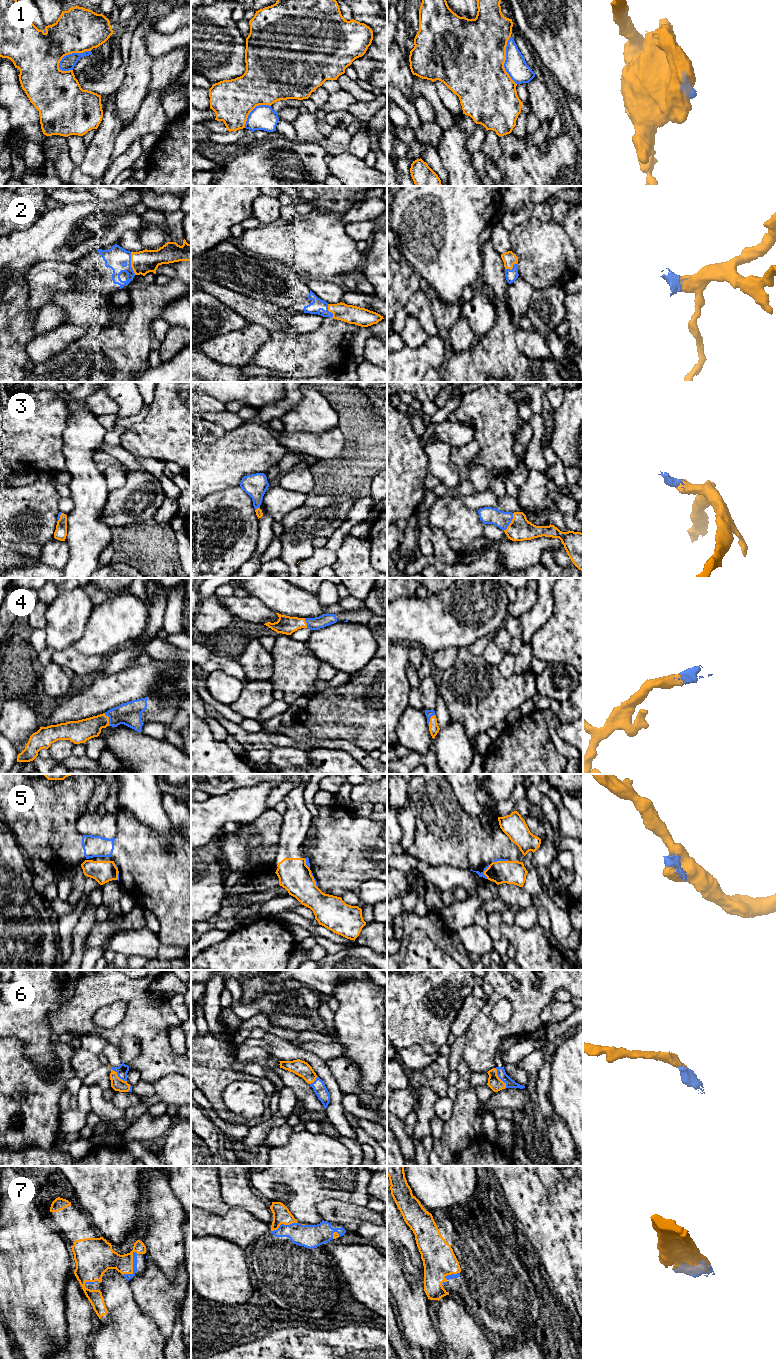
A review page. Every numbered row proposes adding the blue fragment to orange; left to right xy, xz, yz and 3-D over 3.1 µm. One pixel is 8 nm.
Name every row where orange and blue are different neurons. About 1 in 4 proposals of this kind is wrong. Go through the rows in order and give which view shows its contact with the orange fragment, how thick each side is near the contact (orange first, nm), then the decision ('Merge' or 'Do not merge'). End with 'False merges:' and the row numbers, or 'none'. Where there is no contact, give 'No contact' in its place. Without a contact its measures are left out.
1: Touches orange in xy. Thickness 360 nm (orange) against 120 nm. Do not merge
2: Touches orange in xy. Thickness 190 nm (orange) against 170 nm. Merge
3: Touches orange in yz. Thickness 190 nm (orange) against 140 nm. Merge
4: Touches orange in xy. Thickness 180 nm (orange) against 190 nm. Merge
5: Touches orange in yz. Thickness 190 nm (orange) against 40 nm. Do not merge
6: Touches orange in yz. Thickness 110 nm (orange) against 70 nm. Merge
7: Touches orange in xy. Thickness 200 nm (orange) against 50 nm. Merge
False merges: 1, 5

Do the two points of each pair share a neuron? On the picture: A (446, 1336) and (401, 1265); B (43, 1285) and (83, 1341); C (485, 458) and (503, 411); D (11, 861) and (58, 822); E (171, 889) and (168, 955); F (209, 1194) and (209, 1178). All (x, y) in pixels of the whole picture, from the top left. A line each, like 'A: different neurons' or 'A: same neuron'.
A: different neurons
B: different neurons
C: same neuron
D: different neurons
E: different neurons
F: same neuron

